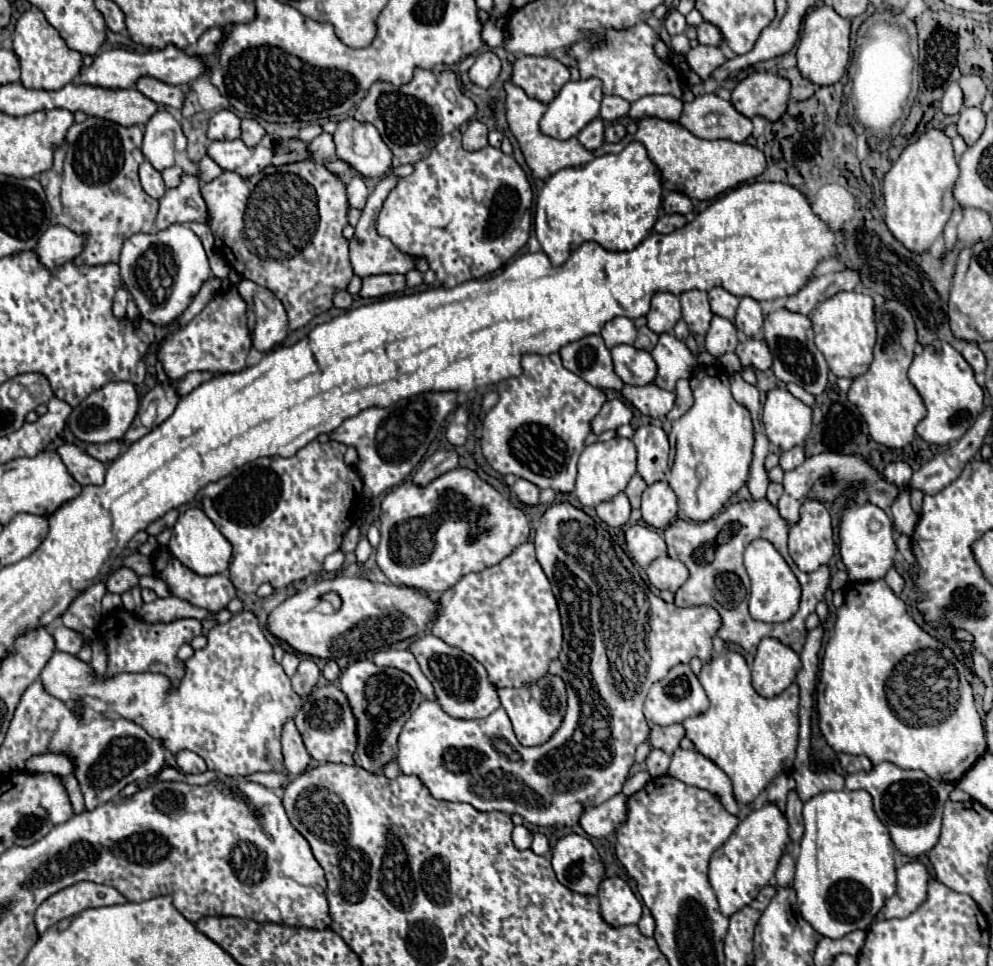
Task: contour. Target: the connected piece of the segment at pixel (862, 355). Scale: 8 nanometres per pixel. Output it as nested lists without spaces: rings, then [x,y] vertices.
[[[841,291],[821,301],[809,315],[815,331],[815,345],[825,355],[829,371],[835,377],[855,379],[869,369],[873,359],[873,345],[877,339],[873,321],[873,299],[857,291]]]

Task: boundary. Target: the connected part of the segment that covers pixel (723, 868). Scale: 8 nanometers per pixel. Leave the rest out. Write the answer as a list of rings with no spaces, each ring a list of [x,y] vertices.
[[[765,803],[761,809],[751,811],[737,825],[725,845],[721,845],[713,853],[709,863],[709,883],[717,895],[723,915],[731,917],[733,913],[749,905],[765,885],[769,885],[769,879],[775,877],[777,863],[789,843],[791,837],[787,833],[787,819],[773,803]]]

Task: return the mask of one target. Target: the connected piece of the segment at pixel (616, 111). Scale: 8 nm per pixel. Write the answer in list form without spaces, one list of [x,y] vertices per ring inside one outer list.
[[[603,97],[601,101],[601,119],[613,123],[613,121],[619,121],[623,117],[627,117],[629,113],[629,103],[621,97]]]

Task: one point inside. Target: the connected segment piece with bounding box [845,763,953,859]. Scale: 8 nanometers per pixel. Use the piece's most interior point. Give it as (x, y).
(910, 804)

